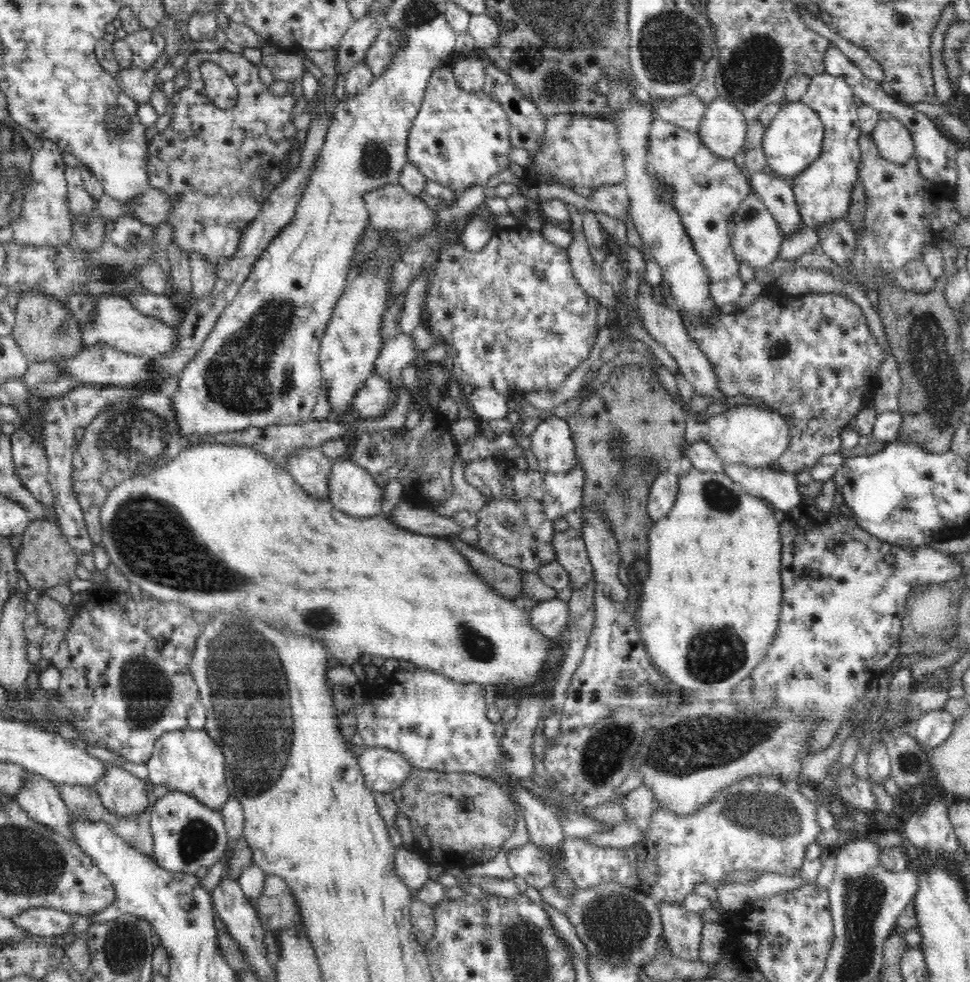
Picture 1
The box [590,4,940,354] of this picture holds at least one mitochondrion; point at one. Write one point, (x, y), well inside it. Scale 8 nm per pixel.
(670, 45)

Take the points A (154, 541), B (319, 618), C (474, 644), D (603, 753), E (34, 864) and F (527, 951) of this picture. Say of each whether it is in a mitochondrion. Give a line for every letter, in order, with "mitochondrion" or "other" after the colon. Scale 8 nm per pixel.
A: mitochondrion
B: mitochondrion
C: mitochondrion
D: mitochondrion
E: mitochondrion
F: mitochondrion

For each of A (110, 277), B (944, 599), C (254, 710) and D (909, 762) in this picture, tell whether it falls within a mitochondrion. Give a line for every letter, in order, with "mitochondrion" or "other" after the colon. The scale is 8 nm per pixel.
A: other
B: mitochondrion
C: mitochondrion
D: mitochondrion

